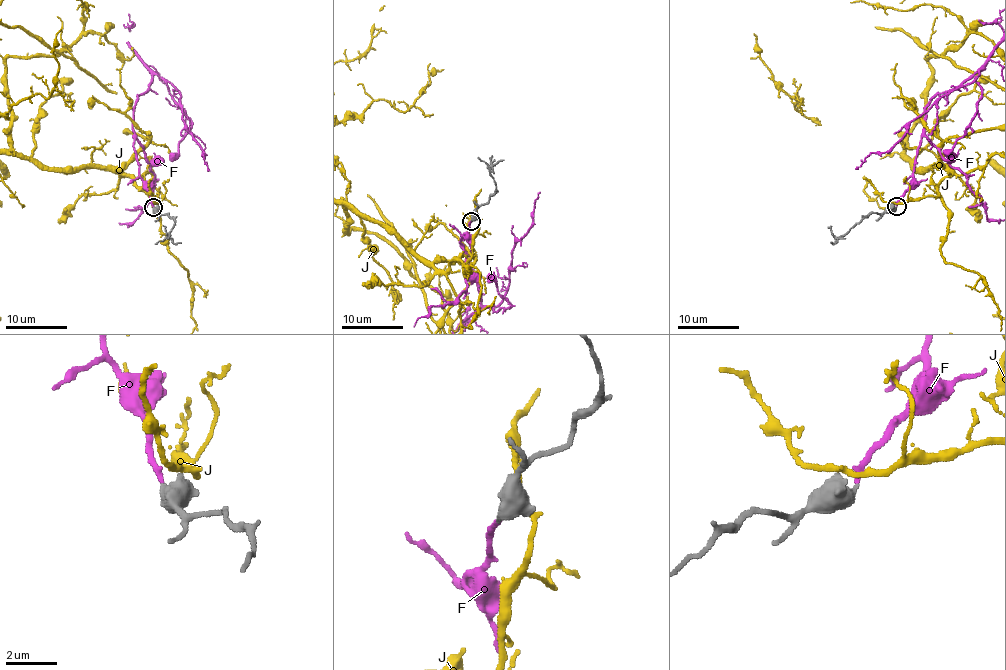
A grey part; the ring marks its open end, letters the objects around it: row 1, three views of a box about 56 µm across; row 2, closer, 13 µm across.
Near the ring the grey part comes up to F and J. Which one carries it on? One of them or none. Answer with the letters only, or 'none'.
F

